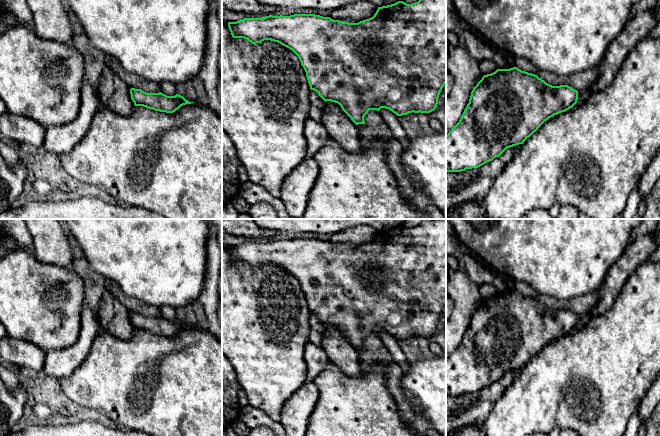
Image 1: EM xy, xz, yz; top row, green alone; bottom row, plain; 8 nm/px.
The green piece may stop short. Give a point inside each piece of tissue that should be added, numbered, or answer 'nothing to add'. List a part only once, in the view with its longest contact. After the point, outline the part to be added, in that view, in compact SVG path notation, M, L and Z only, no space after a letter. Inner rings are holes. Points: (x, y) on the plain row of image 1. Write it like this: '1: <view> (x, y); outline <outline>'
nothing to add

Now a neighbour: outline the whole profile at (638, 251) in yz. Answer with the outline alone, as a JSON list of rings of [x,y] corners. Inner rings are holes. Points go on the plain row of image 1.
[[[654,232],[637,237],[628,245],[621,257],[609,269],[604,282],[597,290],[598,302],[589,313],[578,316],[576,328],[583,328],[592,318],[604,314],[613,306],[630,275],[640,264],[648,261],[656,245]]]

